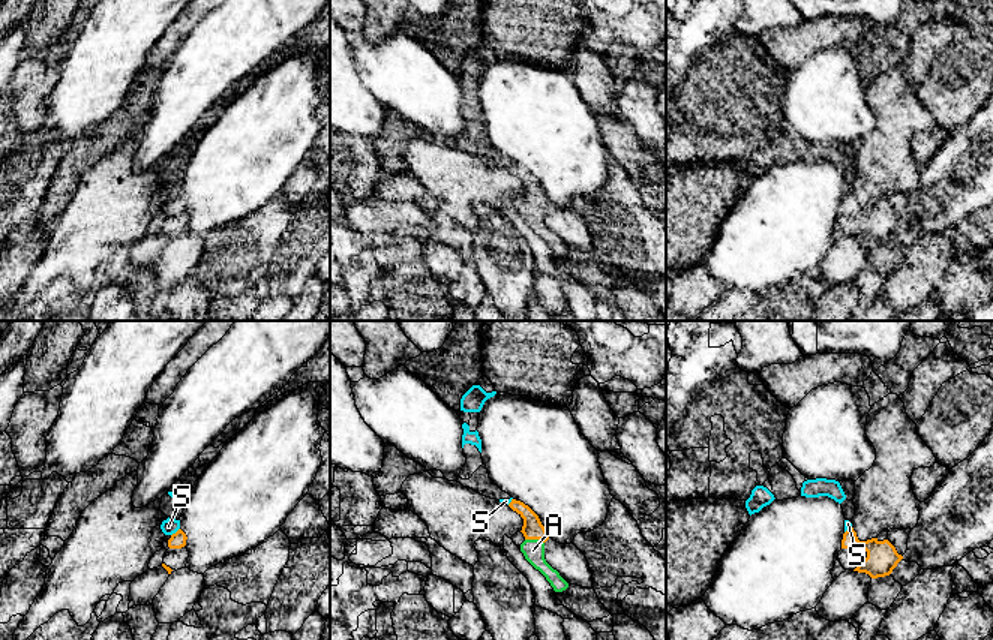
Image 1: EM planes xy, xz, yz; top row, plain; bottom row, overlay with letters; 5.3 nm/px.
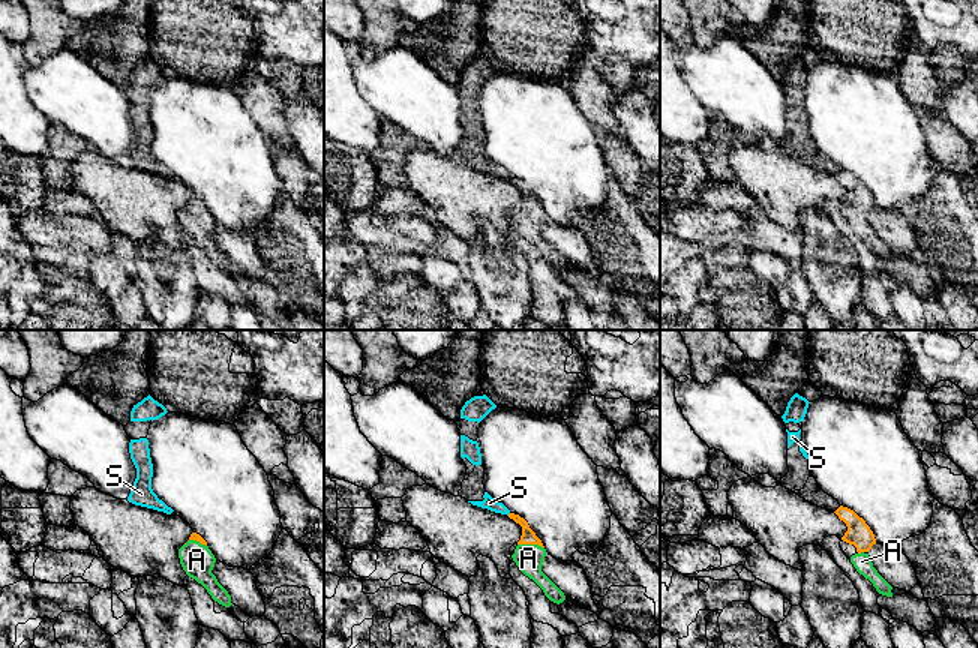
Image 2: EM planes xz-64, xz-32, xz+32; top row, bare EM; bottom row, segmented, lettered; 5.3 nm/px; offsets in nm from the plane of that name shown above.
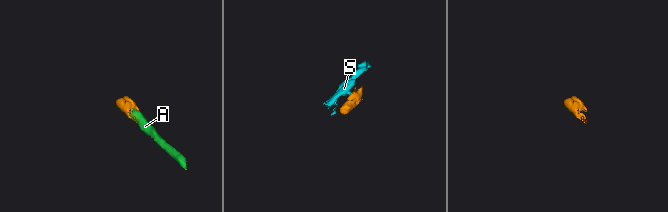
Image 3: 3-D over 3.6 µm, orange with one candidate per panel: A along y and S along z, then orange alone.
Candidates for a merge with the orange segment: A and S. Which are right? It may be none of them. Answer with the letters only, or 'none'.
A

